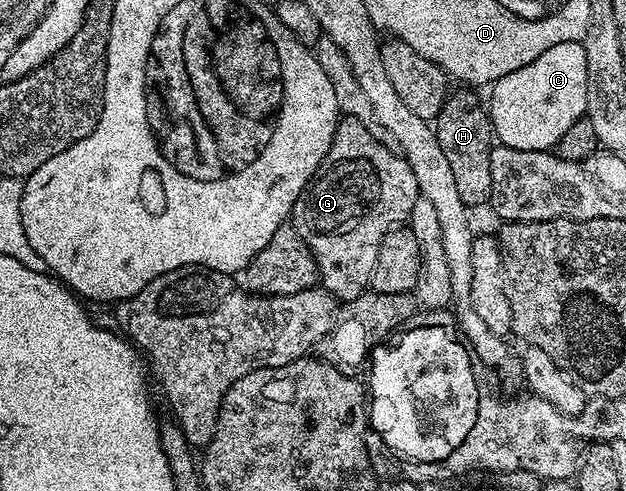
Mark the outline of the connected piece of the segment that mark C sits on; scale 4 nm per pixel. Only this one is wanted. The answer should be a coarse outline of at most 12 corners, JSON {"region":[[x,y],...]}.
{"region":[[582,41],[490,87],[502,145],[551,150],[587,113]]}

